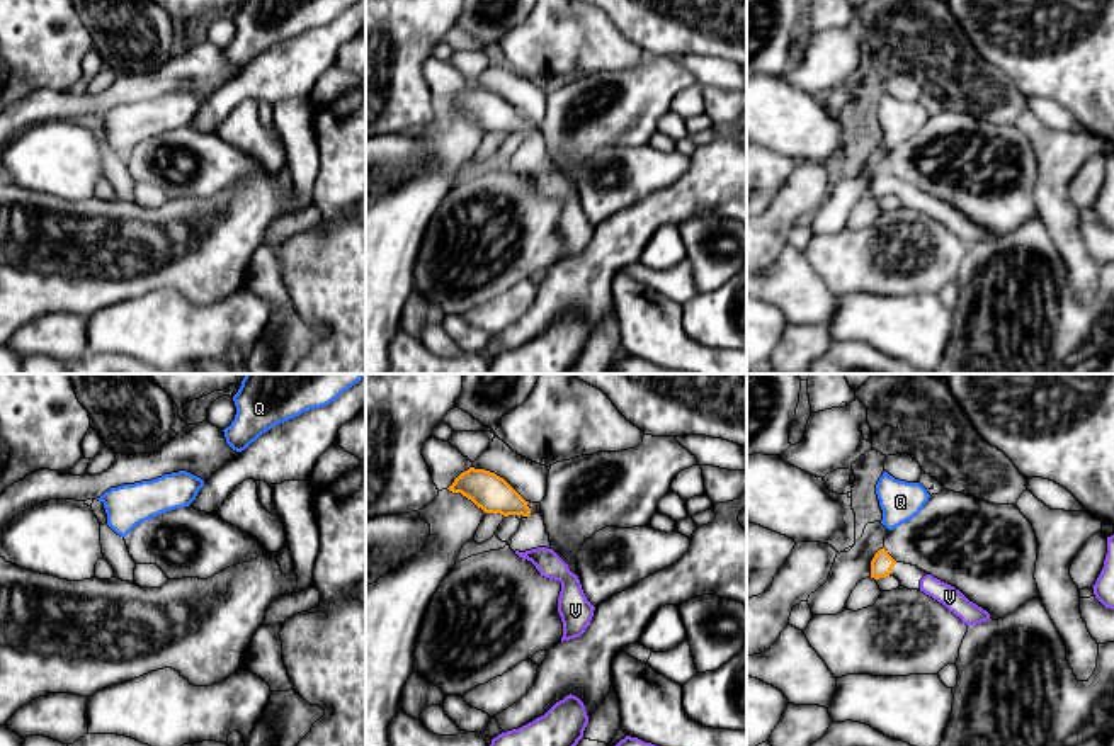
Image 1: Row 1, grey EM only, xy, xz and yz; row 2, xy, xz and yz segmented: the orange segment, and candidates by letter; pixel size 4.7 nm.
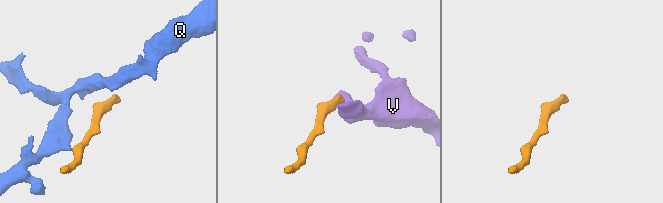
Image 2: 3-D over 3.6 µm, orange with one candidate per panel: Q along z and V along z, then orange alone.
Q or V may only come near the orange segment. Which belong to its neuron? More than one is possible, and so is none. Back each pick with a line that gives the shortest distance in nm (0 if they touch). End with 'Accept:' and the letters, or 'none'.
V: Distance 140 nm
Accept: V

